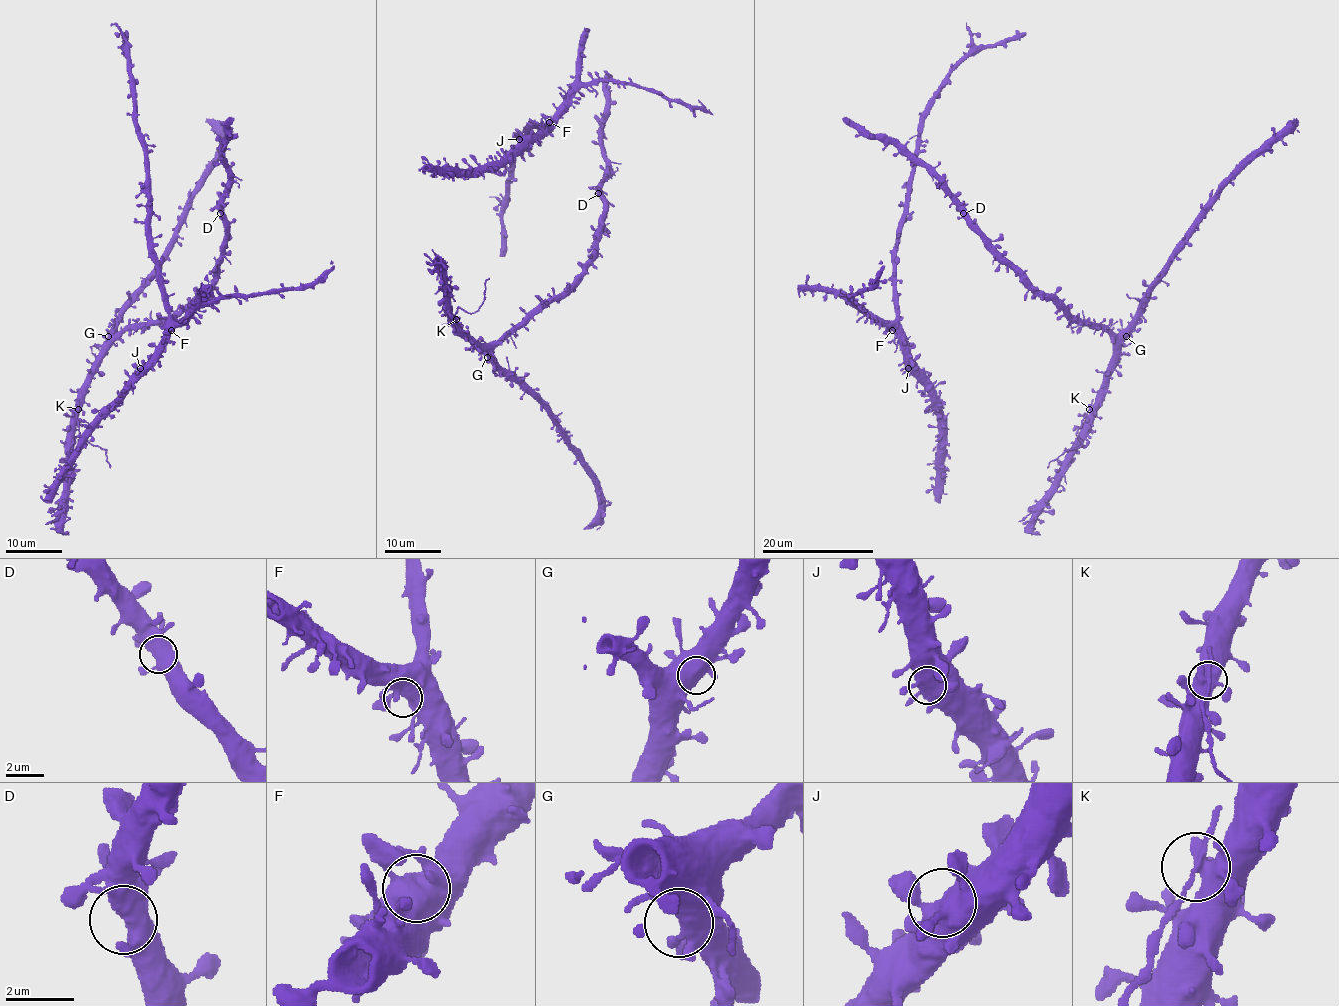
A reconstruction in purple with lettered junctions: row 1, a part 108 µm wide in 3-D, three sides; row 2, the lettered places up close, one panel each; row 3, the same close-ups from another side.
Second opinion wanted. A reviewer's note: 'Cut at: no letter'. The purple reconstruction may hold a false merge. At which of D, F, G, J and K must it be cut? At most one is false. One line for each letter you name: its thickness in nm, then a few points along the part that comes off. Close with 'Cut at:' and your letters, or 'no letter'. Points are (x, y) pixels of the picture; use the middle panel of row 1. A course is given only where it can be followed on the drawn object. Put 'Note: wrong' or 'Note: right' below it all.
K: 360 nm thick; foreign part runs (456, 319), (457, 308), (473, 313), (478, 309), (488, 277)
Cut at: K
Note: wrong

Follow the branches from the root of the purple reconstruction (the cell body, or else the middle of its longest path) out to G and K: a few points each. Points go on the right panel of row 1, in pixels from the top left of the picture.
G: (961, 209), (963, 217), (1070, 318), (1101, 323), (1118, 337), (1126, 336)
K: (961, 209), (963, 217), (1035, 288), (1070, 318), (1101, 326), (1109, 334), (1111, 372), (1101, 394), (1089, 408)

